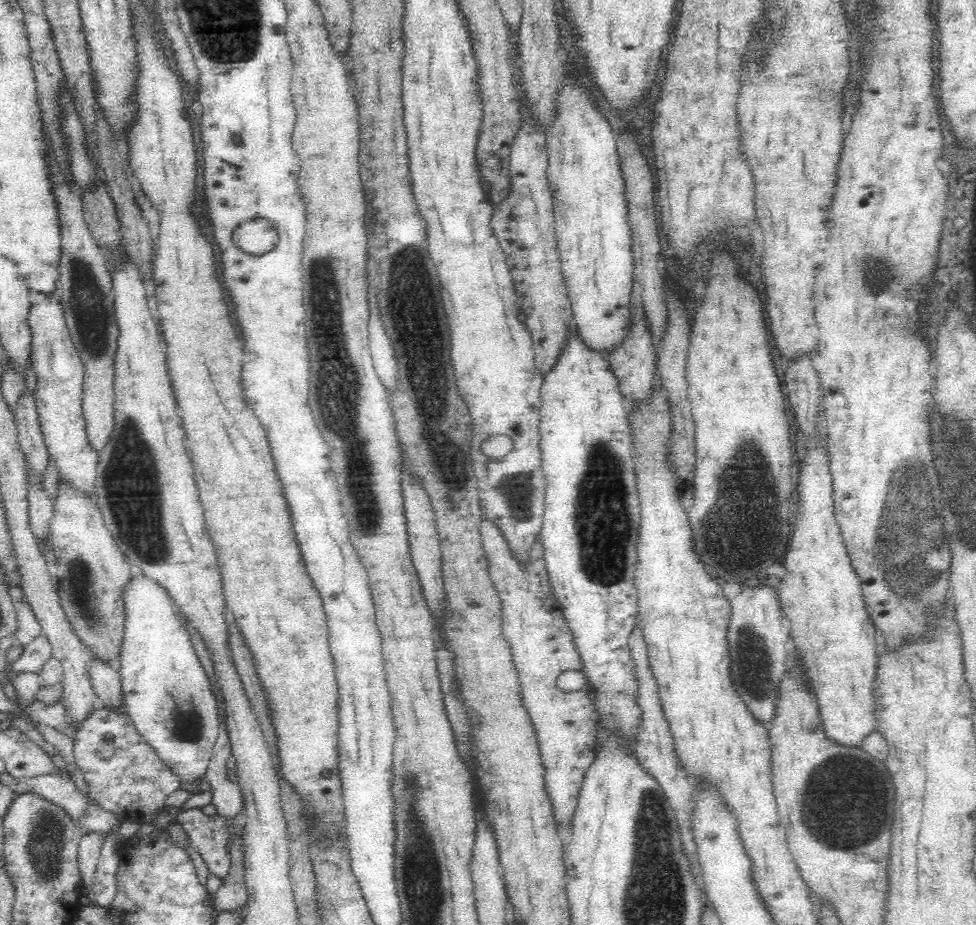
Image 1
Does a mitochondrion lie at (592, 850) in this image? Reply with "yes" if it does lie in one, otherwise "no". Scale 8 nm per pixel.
no

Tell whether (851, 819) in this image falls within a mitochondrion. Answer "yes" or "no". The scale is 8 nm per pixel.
yes

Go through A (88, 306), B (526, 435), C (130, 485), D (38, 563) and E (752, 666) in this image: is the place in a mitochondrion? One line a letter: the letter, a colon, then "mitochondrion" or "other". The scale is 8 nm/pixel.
A: mitochondrion
B: other
C: mitochondrion
D: other
E: mitochondrion

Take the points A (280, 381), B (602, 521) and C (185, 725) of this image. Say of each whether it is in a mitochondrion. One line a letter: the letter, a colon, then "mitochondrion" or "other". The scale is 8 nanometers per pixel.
A: other
B: mitochondrion
C: mitochondrion

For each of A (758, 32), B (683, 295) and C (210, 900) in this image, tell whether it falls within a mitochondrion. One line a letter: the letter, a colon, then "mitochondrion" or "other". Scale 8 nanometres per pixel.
A: other
B: other
C: other

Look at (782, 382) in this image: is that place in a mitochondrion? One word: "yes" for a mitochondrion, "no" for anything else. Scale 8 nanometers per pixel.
no

